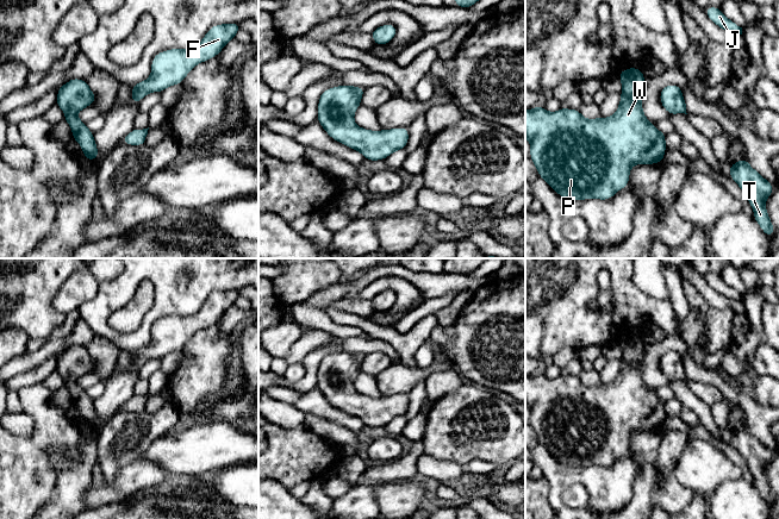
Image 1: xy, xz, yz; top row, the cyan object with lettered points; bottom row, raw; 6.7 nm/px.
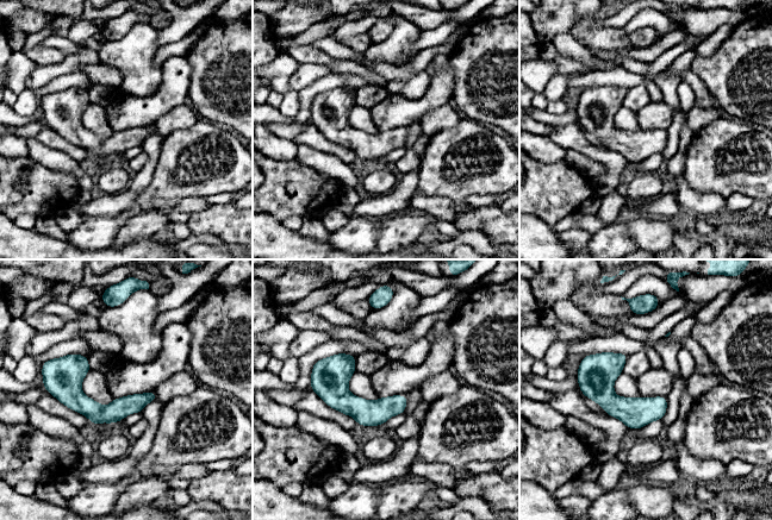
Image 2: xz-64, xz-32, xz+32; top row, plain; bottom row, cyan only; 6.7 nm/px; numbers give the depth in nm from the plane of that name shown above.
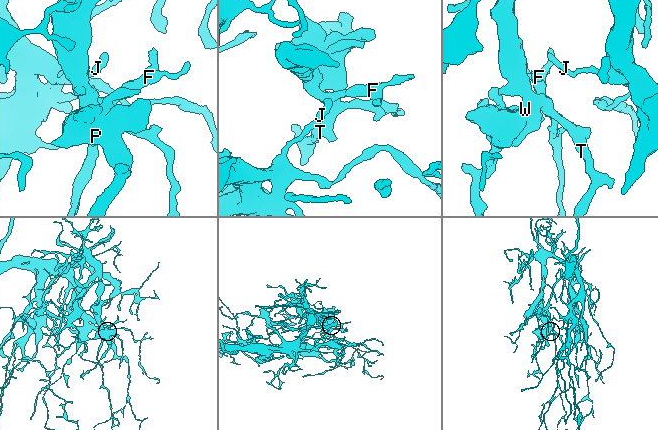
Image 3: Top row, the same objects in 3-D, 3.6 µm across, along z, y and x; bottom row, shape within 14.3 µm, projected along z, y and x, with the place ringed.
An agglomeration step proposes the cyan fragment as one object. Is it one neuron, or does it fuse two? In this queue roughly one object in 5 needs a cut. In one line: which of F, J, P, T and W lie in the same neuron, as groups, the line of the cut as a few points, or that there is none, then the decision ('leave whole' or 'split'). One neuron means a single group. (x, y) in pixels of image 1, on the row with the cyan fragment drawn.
F J P T W | no cut | leave whole

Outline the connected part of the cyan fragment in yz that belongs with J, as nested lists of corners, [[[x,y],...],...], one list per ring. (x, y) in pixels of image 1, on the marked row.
[[[710,6],[706,7],[705,14],[722,30],[735,33],[735,35],[742,35],[742,27],[740,27],[737,24],[728,19],[721,11],[721,8]]]

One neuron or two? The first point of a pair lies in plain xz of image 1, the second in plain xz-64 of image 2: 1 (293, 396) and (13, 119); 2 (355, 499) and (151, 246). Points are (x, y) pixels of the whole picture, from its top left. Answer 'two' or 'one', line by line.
1: two
2: two

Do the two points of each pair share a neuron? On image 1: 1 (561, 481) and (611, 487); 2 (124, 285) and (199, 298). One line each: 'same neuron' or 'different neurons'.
1: same neuron
2: same neuron

